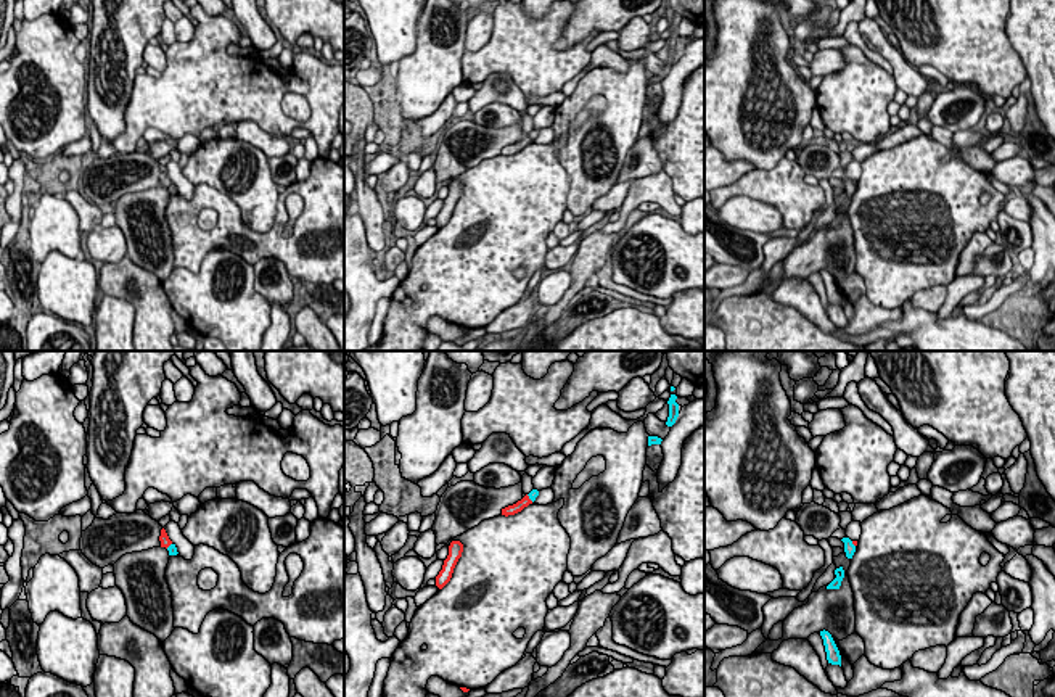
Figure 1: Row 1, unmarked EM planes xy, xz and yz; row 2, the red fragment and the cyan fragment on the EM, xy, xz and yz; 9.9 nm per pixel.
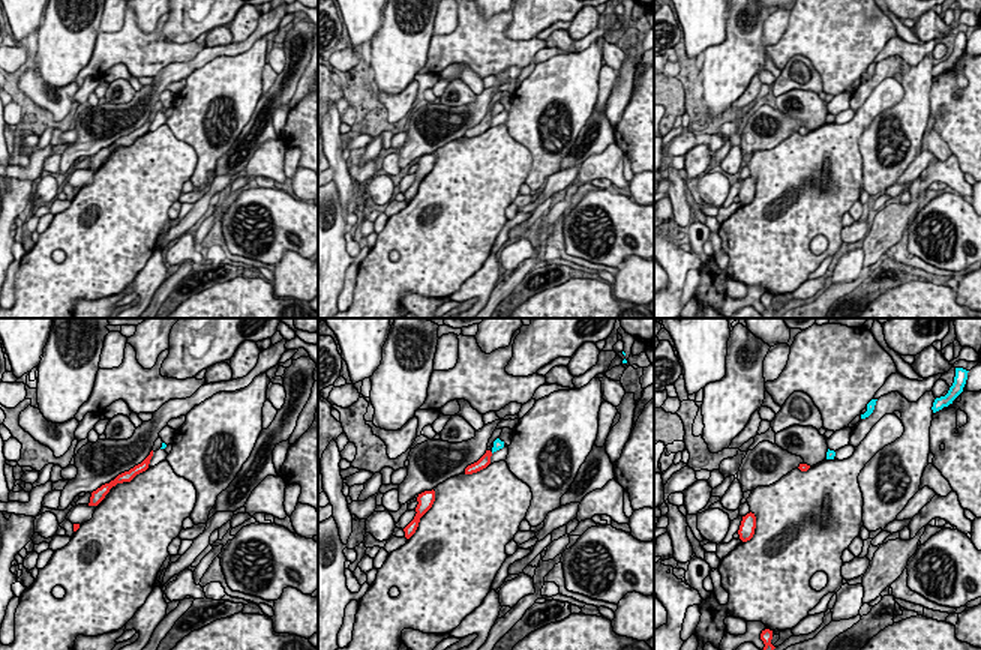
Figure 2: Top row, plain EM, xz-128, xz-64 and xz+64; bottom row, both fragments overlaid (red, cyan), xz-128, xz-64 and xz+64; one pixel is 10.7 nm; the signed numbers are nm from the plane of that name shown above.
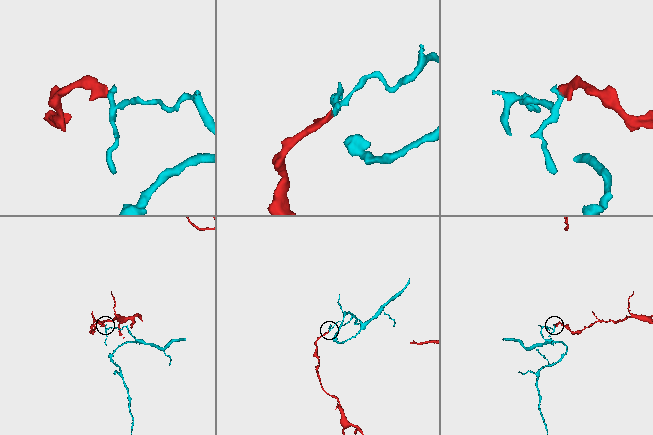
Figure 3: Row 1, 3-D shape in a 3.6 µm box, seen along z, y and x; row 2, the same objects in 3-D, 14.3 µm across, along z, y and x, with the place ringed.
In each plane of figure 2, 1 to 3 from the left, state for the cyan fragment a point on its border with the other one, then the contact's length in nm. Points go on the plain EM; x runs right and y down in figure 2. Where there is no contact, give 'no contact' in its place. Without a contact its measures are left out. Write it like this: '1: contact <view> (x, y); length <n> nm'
1: no contact
2: no contact
3: no contact

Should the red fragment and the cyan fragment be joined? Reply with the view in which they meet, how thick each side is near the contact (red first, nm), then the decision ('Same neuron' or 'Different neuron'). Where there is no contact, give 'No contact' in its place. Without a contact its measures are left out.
Touches red in xz. Thickness 100 nm (red) against 90 nm. Different neuron

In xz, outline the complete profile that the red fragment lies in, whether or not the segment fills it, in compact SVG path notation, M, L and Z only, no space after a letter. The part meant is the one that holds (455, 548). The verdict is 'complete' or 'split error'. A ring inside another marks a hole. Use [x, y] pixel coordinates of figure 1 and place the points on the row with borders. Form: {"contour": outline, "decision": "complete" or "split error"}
{"contour": "M452 541L449 546L449 555L444 560L442 570L436 576L436 586L442 589L452 578L454 568L462 557L463 544L460 541Z", "decision": "complete"}

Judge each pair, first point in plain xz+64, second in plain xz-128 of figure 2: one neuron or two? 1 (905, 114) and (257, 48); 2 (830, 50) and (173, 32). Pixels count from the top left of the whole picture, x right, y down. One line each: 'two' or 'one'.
1: one
2: two

